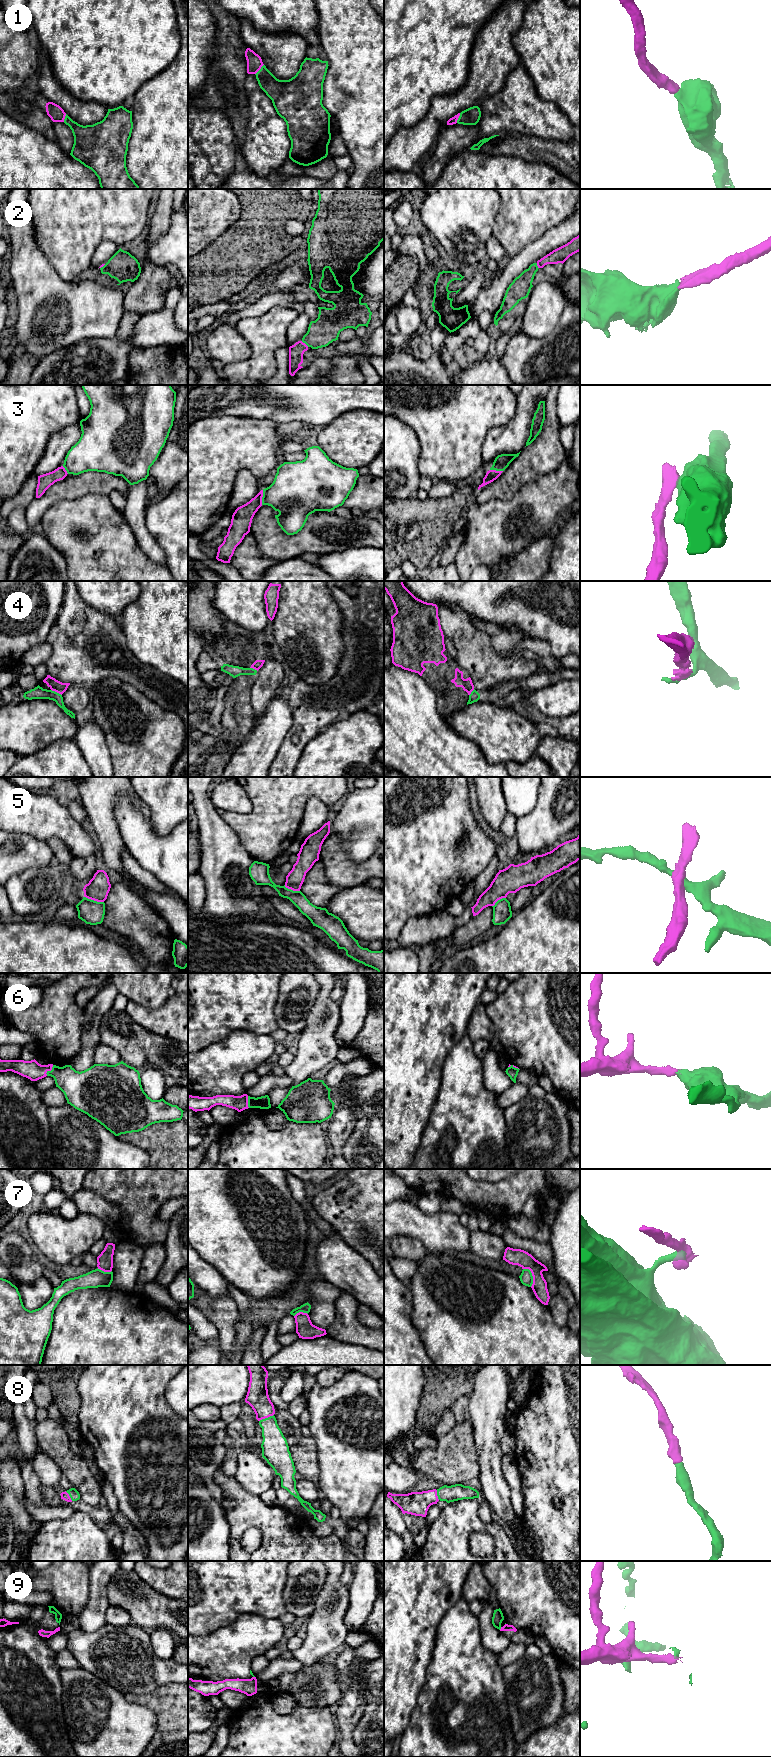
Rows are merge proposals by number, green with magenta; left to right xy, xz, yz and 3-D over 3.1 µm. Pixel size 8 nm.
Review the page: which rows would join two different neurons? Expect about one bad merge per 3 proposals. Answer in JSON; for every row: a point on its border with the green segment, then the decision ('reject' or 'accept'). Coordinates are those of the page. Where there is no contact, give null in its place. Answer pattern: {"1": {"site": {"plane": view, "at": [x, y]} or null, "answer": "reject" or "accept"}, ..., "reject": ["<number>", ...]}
{"1": {"site": {"plane": "xz", "at": [260, 69]}, "answer": "accept"}, "2": {"site": {"plane": "xz", "at": [305, 343]}, "answer": "accept"}, "3": {"site": {"plane": "xz", "at": [262, 497]}, "answer": "reject"}, "4": {"site": {"plane": "xy", "at": [56, 692]}, "answer": "reject"}, "5": {"site": {"plane": "xy", "at": [93, 900]}, "answer": "reject"}, "6": {"site": {"plane": "xy", "at": [49, 1071]}, "answer": "accept"}, "7": {"site": {"plane": "yz", "at": [531, 1275]}, "answer": "reject"}, "8": {"site": {"plane": "xz", "at": [266, 1418]}, "answer": "accept"}, "9": {"site": {"plane": "yz", "at": [500, 1628]}, "answer": "reject"}, "reject": ["3", "4", "5", "7", "9"]}

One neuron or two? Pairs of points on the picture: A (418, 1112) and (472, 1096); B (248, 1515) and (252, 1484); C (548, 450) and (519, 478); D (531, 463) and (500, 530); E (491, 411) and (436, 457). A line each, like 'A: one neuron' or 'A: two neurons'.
A: two neurons
B: two neurons
C: one neuron
D: two neurons
E: one neuron

